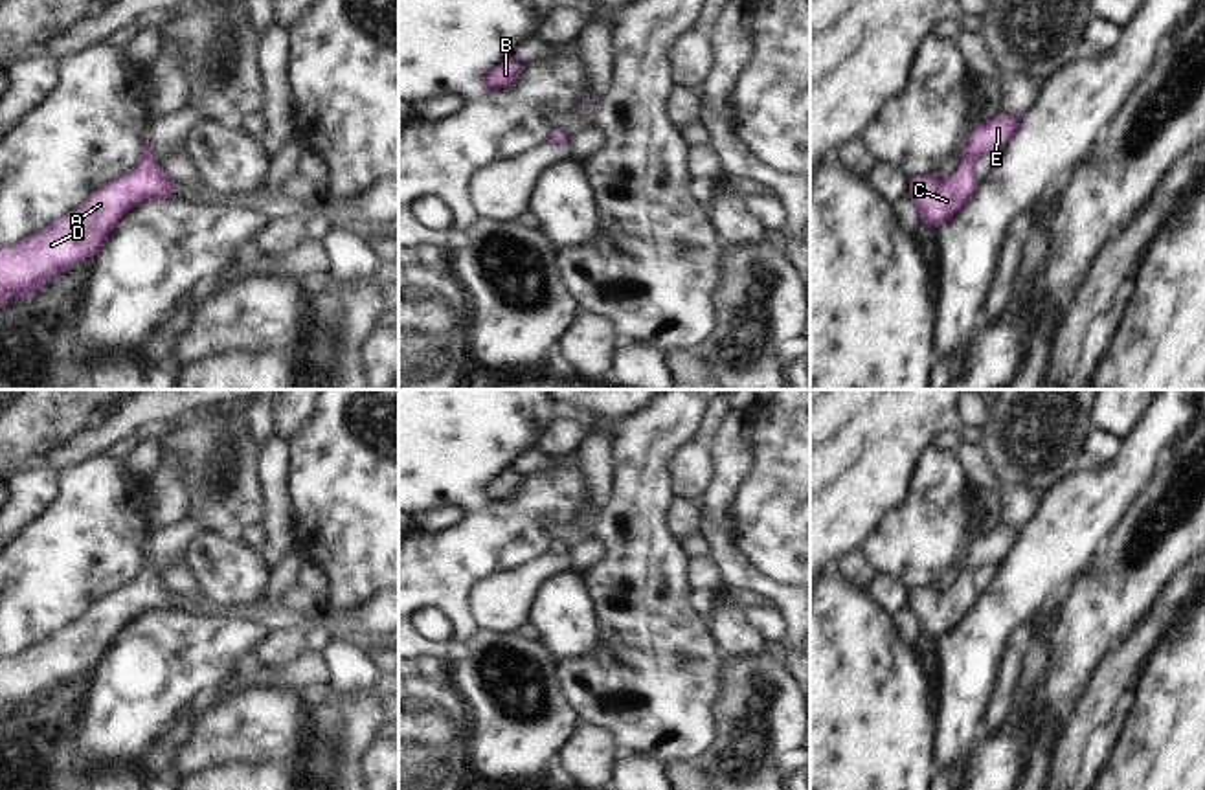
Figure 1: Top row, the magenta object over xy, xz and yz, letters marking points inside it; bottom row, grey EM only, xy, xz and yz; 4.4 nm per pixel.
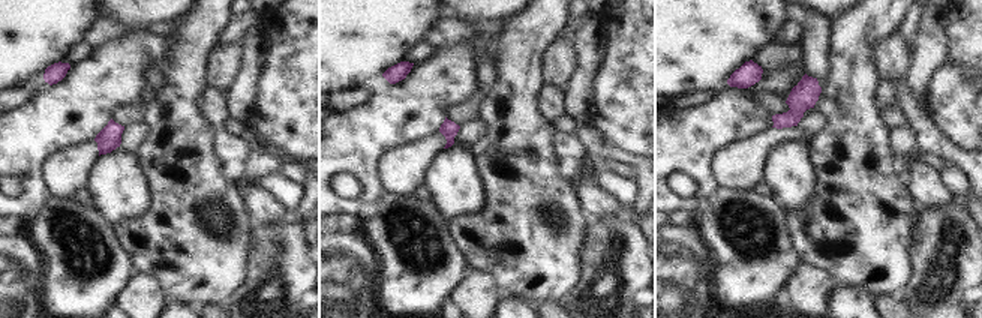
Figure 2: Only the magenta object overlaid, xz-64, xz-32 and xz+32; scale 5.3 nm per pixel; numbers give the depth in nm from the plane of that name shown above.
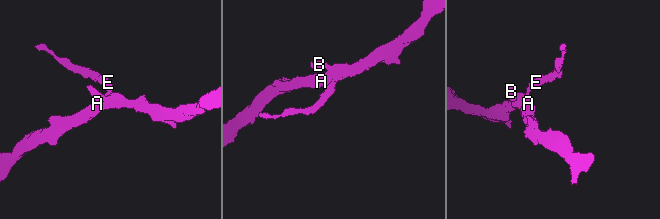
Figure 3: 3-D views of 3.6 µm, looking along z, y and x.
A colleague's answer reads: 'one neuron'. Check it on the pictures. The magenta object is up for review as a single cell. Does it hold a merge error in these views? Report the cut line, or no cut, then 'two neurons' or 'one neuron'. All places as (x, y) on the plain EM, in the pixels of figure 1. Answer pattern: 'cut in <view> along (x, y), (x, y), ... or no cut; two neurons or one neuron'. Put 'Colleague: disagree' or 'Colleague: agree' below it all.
no cut; one neuron
Colleague: agree

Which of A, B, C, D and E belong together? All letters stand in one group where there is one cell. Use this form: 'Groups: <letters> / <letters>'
Groups: A B C D E.

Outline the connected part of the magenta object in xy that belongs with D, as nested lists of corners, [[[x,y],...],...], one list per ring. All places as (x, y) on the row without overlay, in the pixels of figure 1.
[[[143,551],[132,582],[99,599],[44,641],[0,660],[0,717],[13,707],[28,711],[75,672],[94,669],[129,621],[145,612],[165,610],[176,610],[173,595],[162,577],[152,573]]]

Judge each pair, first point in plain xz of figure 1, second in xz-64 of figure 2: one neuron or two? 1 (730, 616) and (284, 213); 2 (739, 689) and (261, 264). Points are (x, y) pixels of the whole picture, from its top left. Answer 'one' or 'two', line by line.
1: one
2: one

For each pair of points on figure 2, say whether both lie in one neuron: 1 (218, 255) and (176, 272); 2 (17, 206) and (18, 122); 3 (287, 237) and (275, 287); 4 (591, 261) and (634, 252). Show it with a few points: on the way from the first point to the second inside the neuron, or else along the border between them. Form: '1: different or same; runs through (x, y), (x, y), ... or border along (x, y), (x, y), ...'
1: same; runs through (207, 255), (192, 255), (186, 261)
2: same; runs through (32, 185), (33, 170), (21, 156), (21, 143)
3: same; runs through (279, 249), (278, 275)
4: same; runs through (601, 263), (610, 264), (615, 269), (624, 260)

